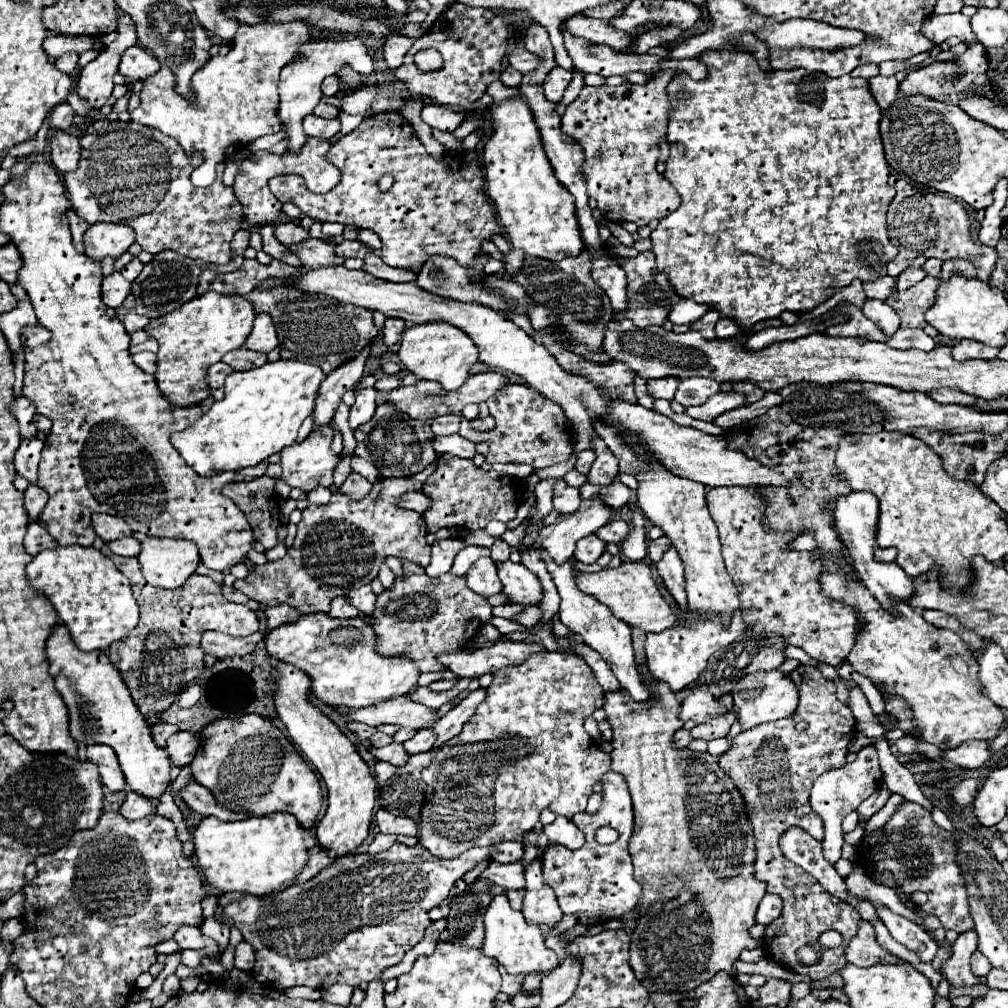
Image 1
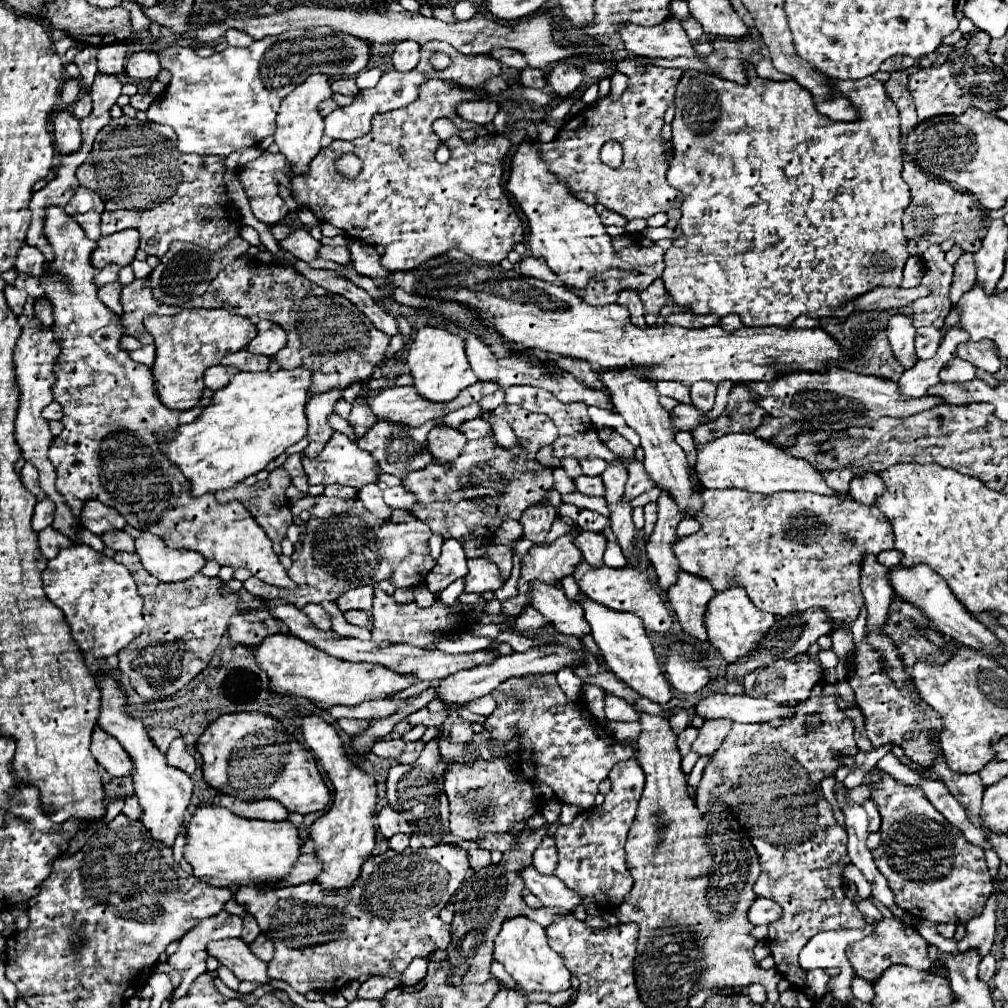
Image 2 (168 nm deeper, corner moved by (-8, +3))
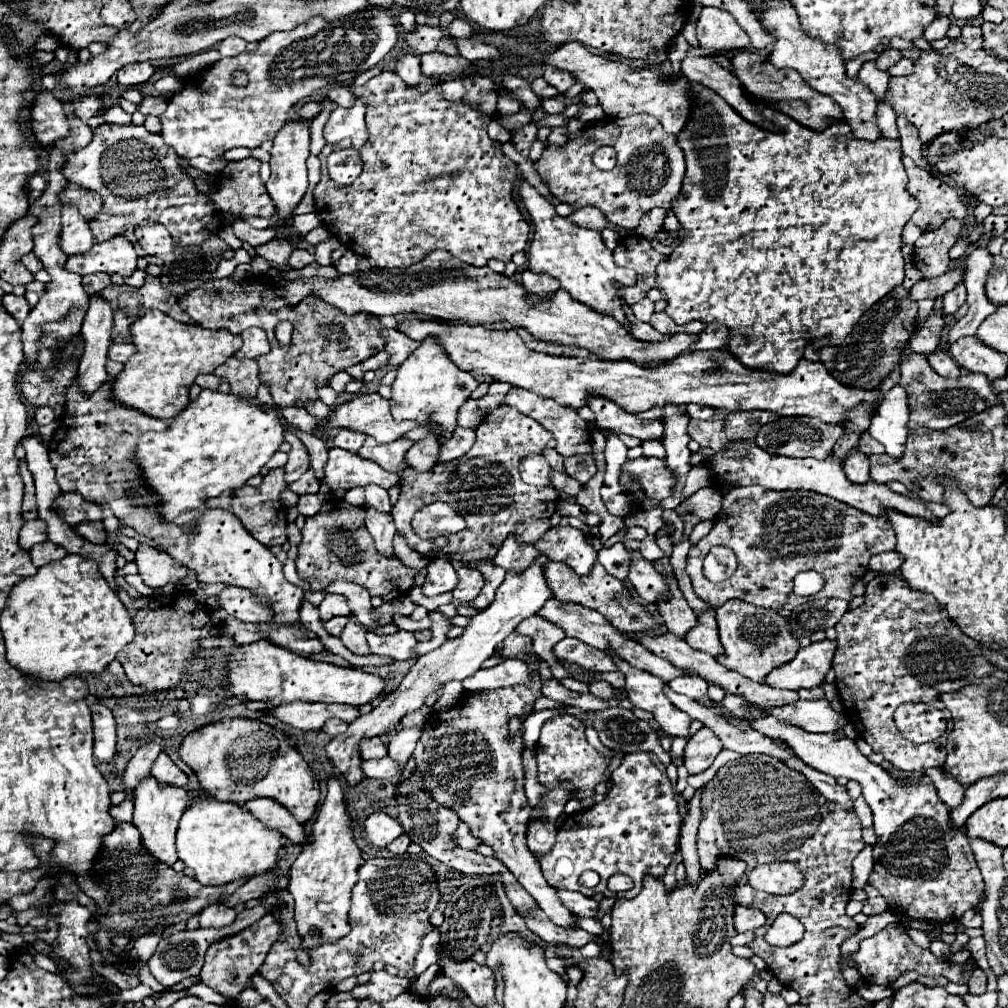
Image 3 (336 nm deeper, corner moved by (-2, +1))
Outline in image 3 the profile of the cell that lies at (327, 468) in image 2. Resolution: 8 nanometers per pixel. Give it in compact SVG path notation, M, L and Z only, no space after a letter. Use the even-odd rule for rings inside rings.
M330 448L328 450L328 464L326 464L326 478L322 480L332 490L338 488L356 488L366 484L378 484L382 488L402 486L402 478L398 474L390 474L384 468L370 460L362 460L358 454Z

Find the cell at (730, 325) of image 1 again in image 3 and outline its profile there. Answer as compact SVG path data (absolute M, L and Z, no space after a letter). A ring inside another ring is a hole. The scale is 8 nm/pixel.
M708 324L704 328L704 332L700 332L696 346L692 346L690 350L692 352L696 352L696 350L718 350L718 348L726 346L726 340L728 340L728 330L722 324L718 324L718 326Z

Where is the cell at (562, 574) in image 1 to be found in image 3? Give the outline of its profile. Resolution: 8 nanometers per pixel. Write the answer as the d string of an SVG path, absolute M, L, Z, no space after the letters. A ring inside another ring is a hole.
M610 652L610 656L614 656L614 660L618 660L618 670L624 672L624 676L626 676L624 688L628 692L628 700L636 708L652 712L654 720L658 722L658 726L664 734L688 738L690 736L688 728L692 724L692 718L686 716L682 710L674 708L674 704L670 704L670 700L662 692L664 682L646 670L626 664L622 658L616 656L616 652Z

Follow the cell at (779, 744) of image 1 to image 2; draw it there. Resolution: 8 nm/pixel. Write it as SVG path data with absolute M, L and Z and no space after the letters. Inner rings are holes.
M824 682L822 692L812 694L802 706L802 716L794 716L782 726L734 724L724 744L708 762L696 788L700 812L708 812L710 804L720 798L752 840L762 866L754 892L776 900L784 910L782 918L768 926L770 934L766 944L776 960L778 972L812 1002L822 1000L830 976L822 970L804 970L798 966L802 946L822 930L866 928L866 918L842 890L840 866L850 862L846 854L846 830L836 824L832 808L820 792L822 778L834 776L834 772L844 766L844 758L852 758L858 752L854 720L846 716L838 700L854 706L852 688L848 684ZM808 712L822 716L818 730L804 730L804 716Z

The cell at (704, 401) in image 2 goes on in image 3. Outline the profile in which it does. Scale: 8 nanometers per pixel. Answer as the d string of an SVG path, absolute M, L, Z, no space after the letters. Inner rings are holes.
M690 404L688 406L688 416L690 418L696 418L696 420L706 420L714 414L714 408L706 408L706 406L700 406L700 404Z

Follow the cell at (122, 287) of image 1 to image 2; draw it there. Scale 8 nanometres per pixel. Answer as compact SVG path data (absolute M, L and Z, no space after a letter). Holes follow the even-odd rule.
M112 282L100 288L98 296L102 298L102 302L116 314L122 314L122 304L120 304L120 292L122 292L122 284L120 282Z

